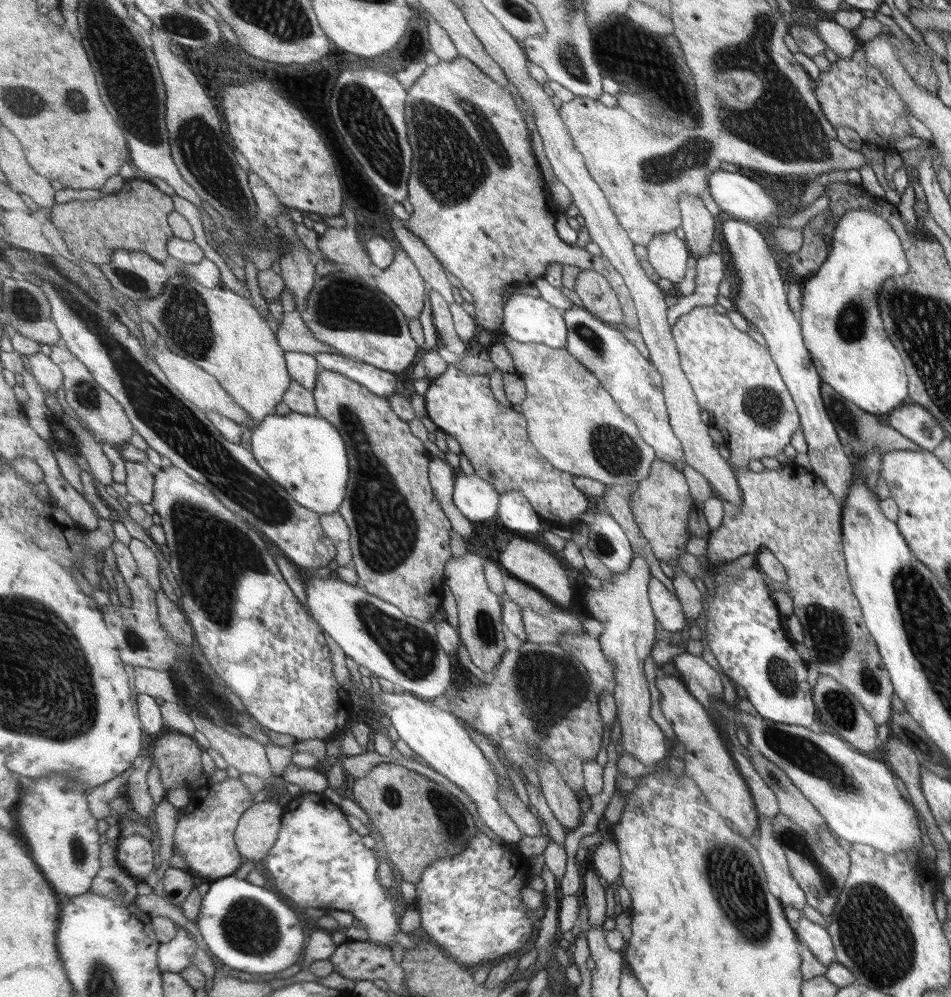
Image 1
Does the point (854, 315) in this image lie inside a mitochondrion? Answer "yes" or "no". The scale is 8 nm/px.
yes

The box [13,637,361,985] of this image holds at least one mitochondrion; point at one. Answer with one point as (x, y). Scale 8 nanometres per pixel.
(251, 926)

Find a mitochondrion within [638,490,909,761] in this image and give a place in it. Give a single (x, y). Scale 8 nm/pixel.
(828, 632)

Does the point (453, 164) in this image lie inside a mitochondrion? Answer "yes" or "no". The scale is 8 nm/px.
yes

